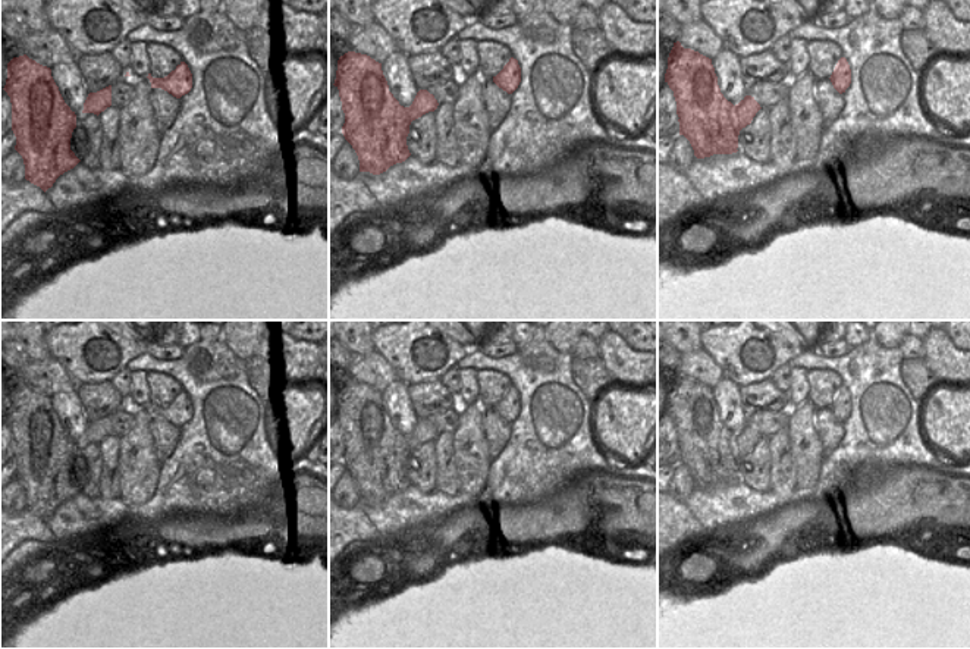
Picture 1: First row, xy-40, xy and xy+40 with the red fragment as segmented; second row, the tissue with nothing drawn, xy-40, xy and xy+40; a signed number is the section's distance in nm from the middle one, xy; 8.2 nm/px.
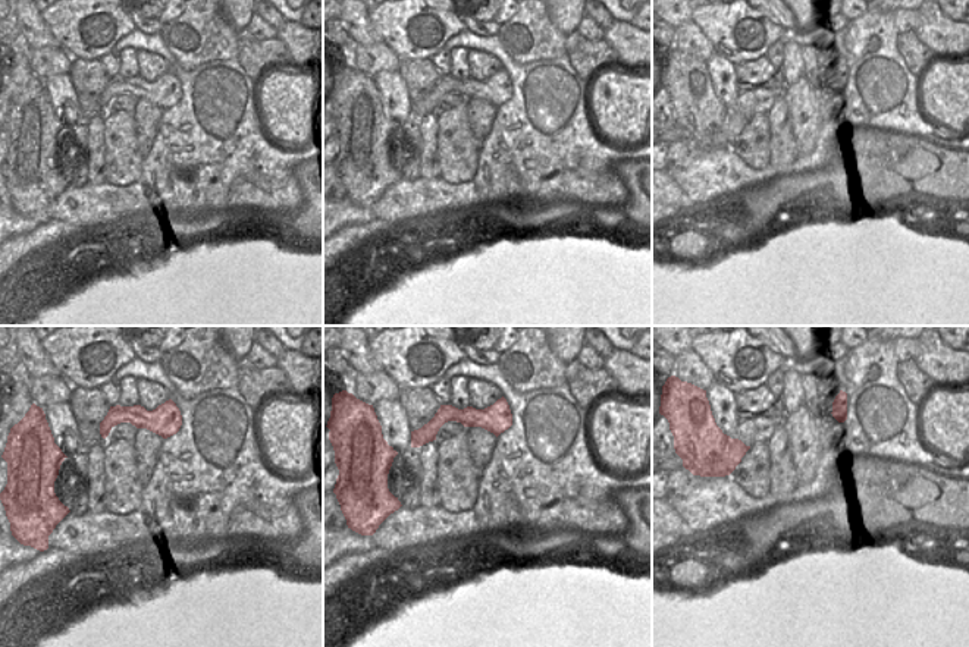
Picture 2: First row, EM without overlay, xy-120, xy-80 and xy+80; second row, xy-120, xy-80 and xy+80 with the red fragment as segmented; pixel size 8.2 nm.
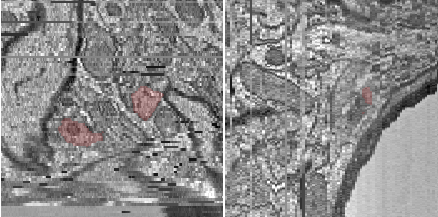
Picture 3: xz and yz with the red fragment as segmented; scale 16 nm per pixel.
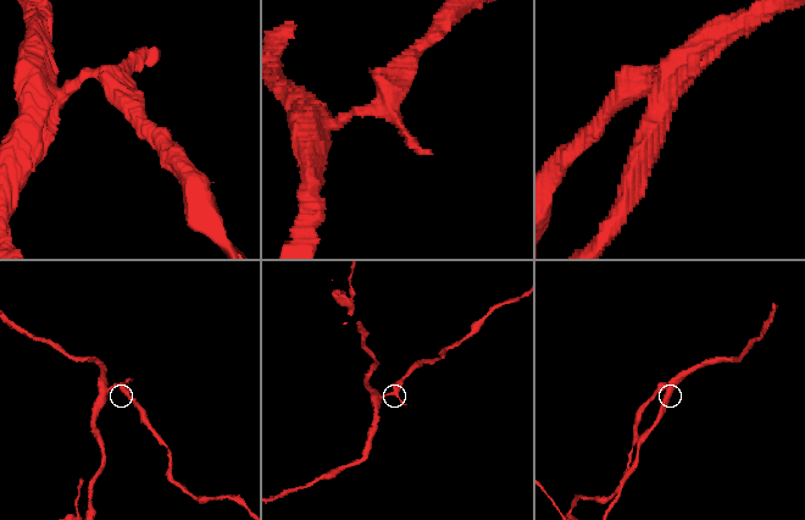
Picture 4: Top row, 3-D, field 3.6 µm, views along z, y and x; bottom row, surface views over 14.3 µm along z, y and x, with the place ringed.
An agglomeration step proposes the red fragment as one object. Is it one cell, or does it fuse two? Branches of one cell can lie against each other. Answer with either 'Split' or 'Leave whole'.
Split.

